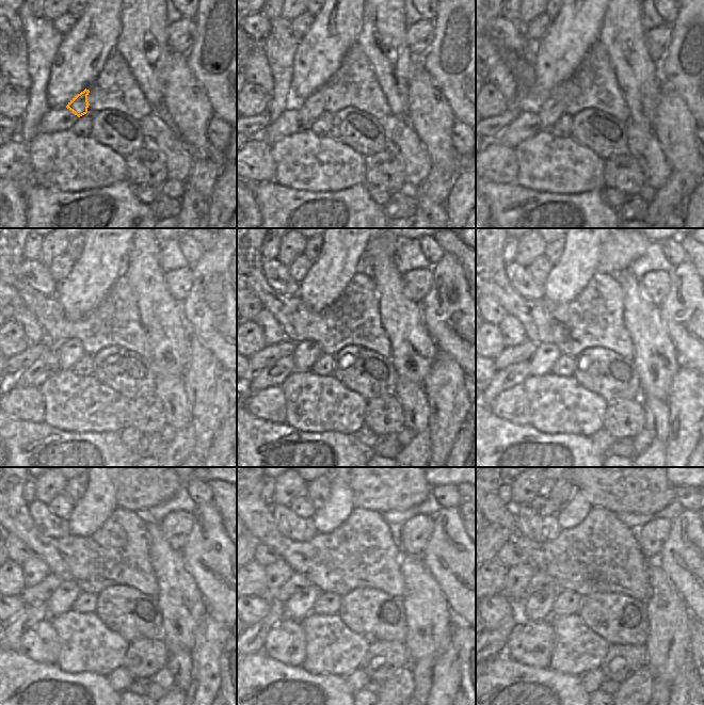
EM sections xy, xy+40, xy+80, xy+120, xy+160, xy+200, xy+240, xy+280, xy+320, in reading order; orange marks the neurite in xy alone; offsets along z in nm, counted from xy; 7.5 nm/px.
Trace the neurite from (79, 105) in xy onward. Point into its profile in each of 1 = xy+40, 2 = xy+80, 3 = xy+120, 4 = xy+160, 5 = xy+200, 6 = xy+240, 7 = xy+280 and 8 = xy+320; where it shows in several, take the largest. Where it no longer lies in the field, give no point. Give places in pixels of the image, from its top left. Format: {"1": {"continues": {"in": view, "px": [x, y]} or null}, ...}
{"1": {"continues": {"in": "xy+40", "px": [314, 106]}}, "2": {"continues": {"in": "xy+80", "px": [549, 109]}}, "3": {"continues": {"in": "xy+120", "px": [70, 351]}}, "4": {"continues": {"in": "xy+160", "px": [306, 353]}}, "5": {"continues": {"in": "xy+200", "px": [545, 355]}}, "6": {"continues": {"in": "xy+240", "px": [62, 601]}}, "7": {"continues": {"in": "xy+280", "px": [301, 604]}}, "8": {"continues": {"in": "xy+320", "px": [539, 606]}}}

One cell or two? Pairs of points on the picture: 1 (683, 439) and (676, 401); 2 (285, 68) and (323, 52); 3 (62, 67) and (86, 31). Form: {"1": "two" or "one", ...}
{"1": "one", "2": "two", "3": "one"}

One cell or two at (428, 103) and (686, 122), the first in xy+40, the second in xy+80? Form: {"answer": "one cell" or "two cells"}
{"answer": "one cell"}

